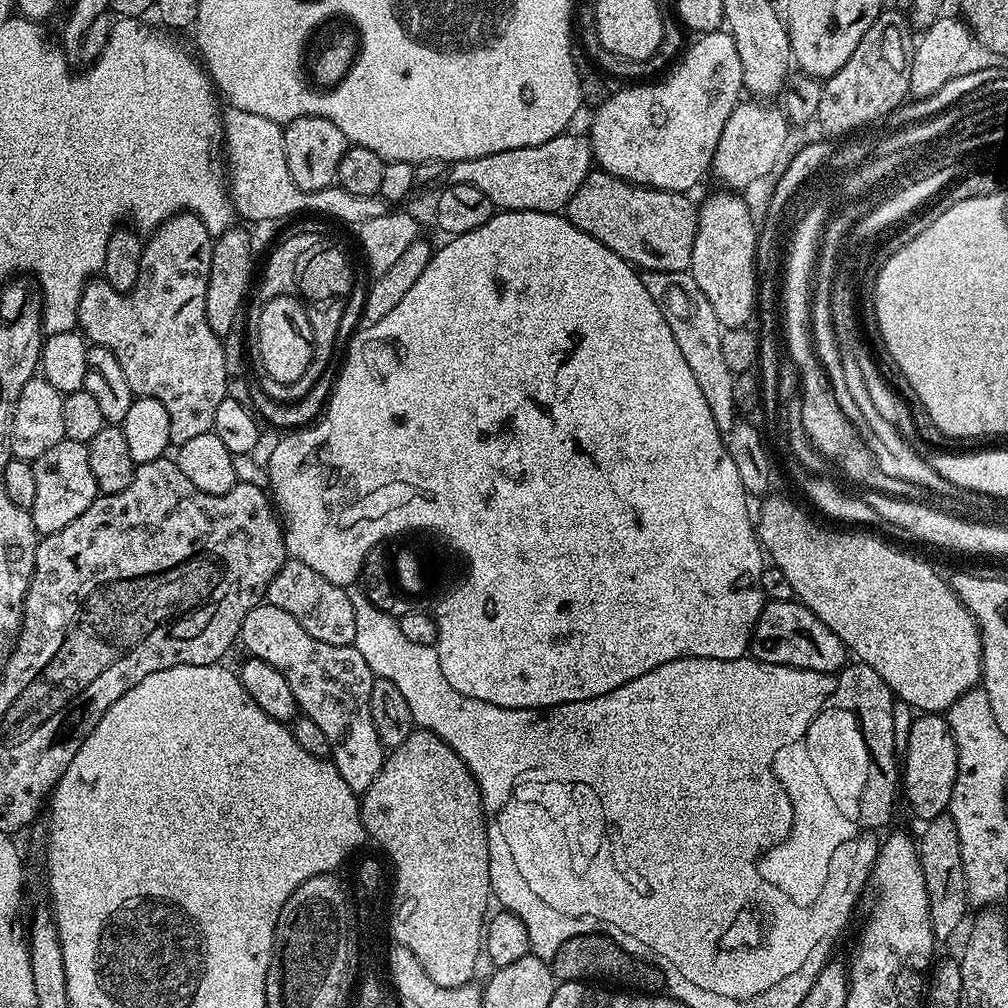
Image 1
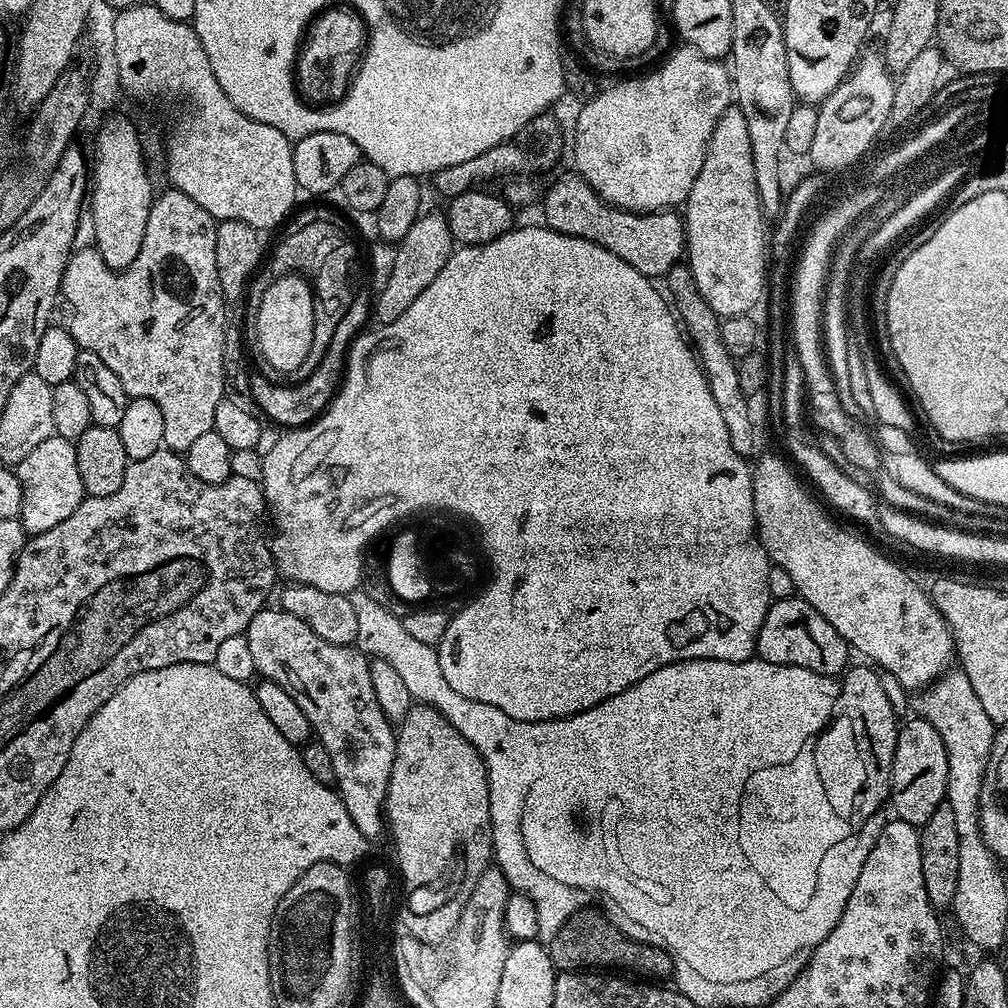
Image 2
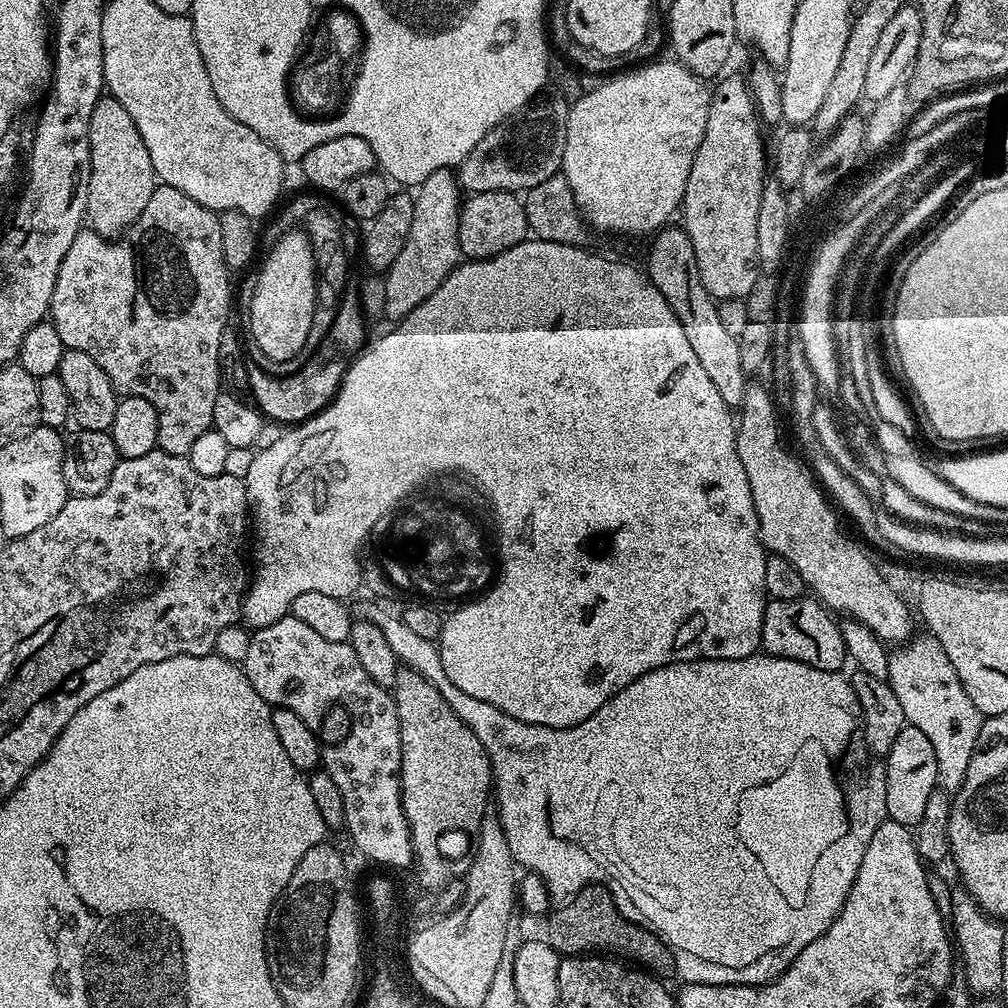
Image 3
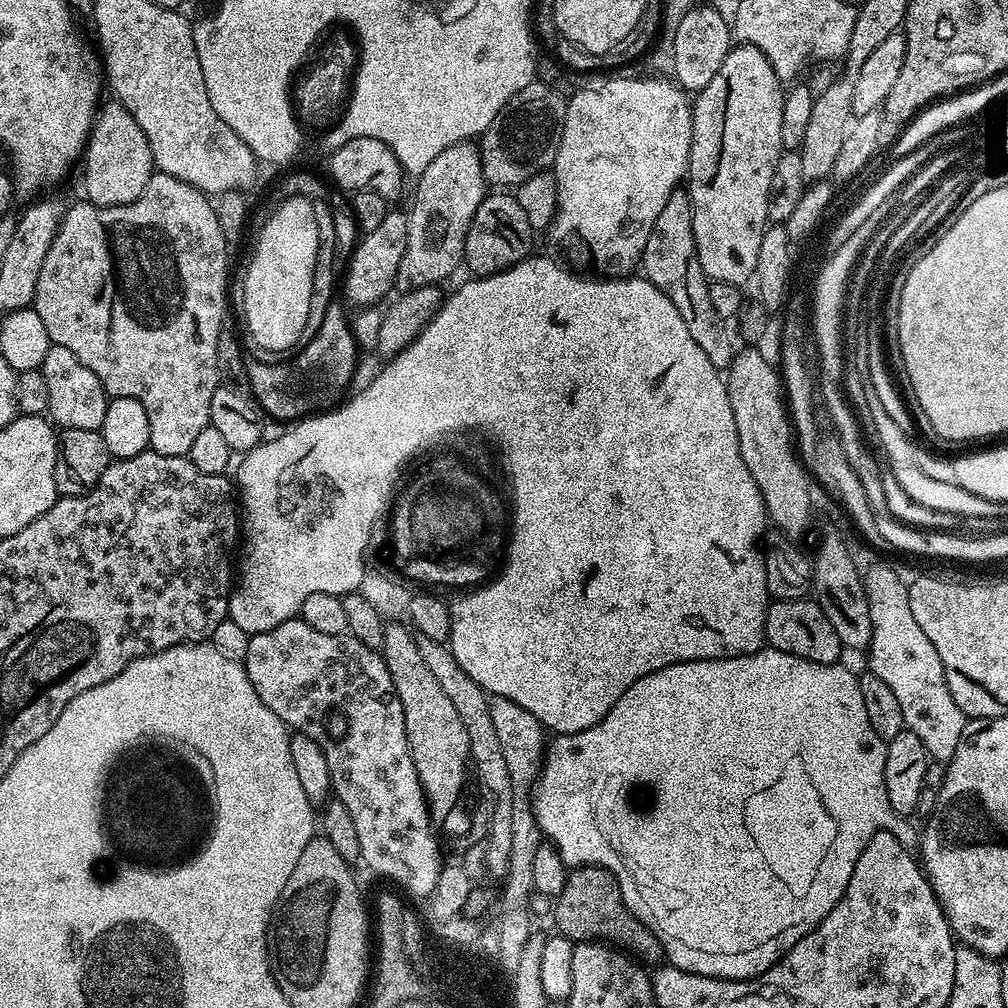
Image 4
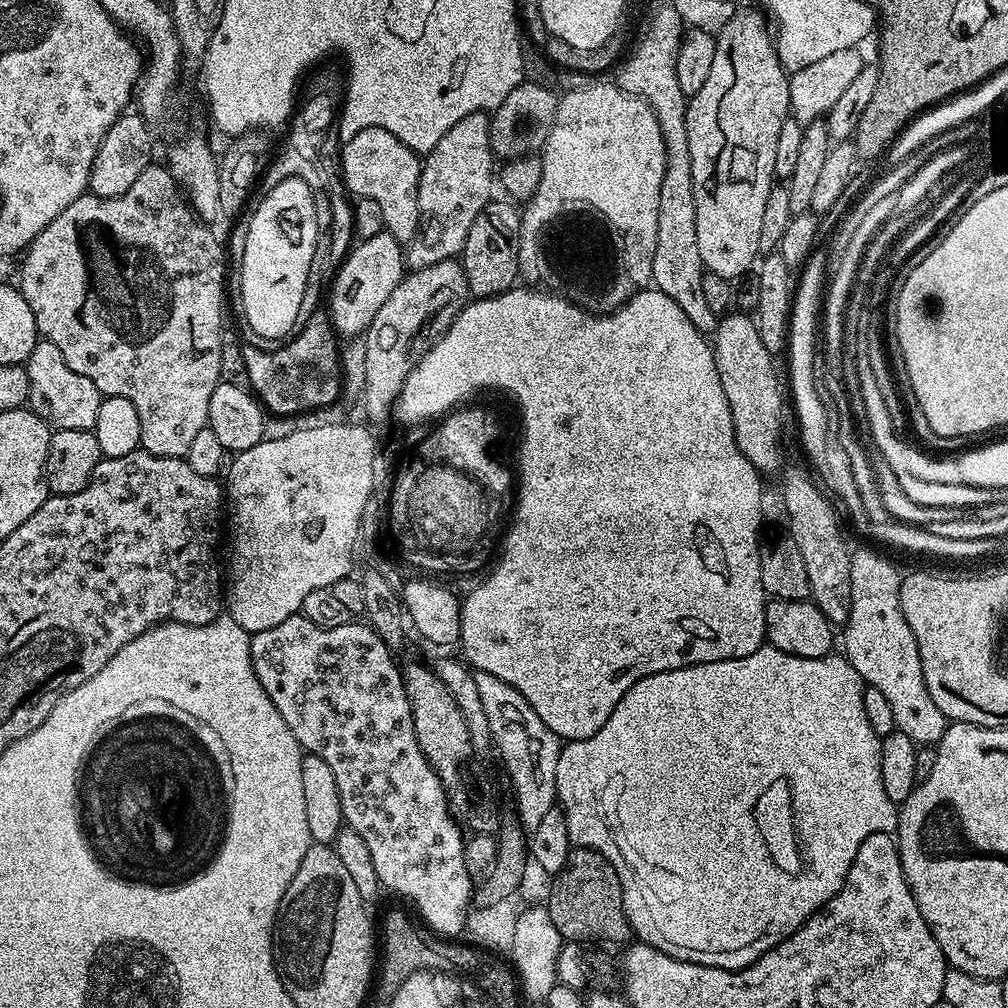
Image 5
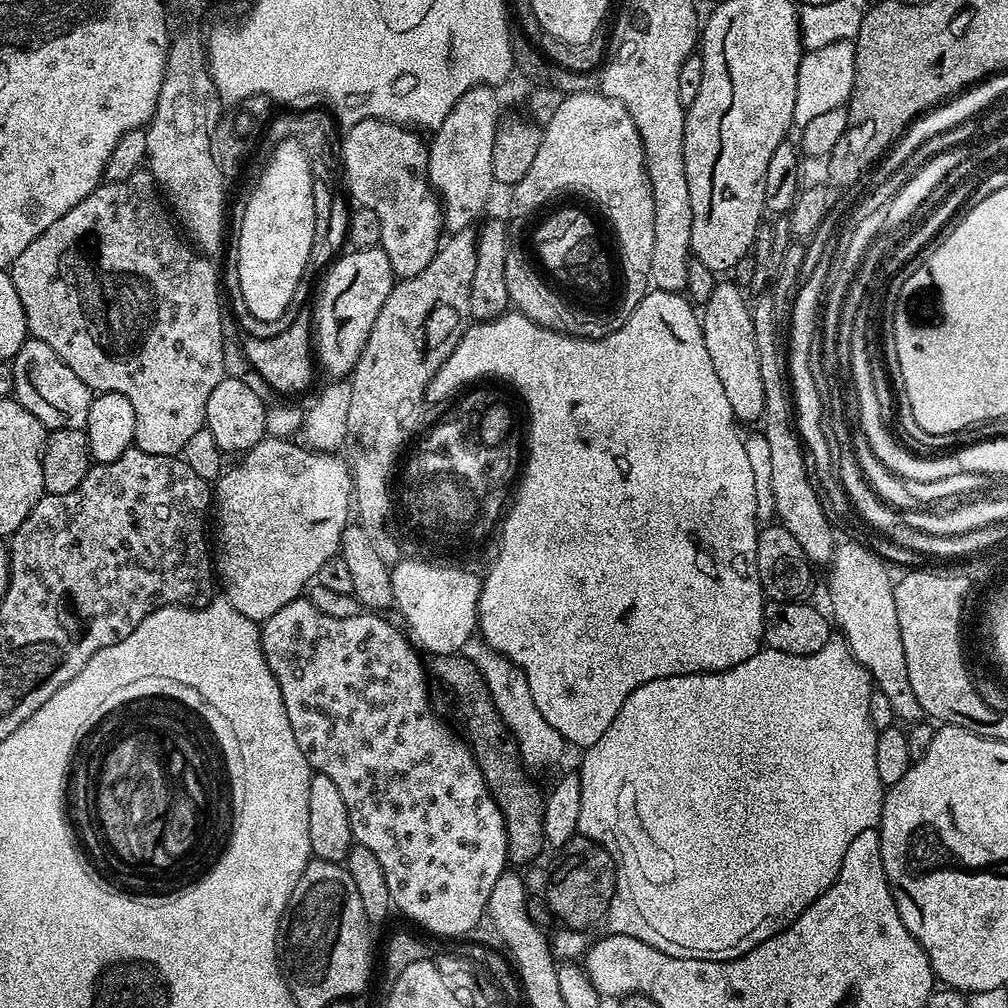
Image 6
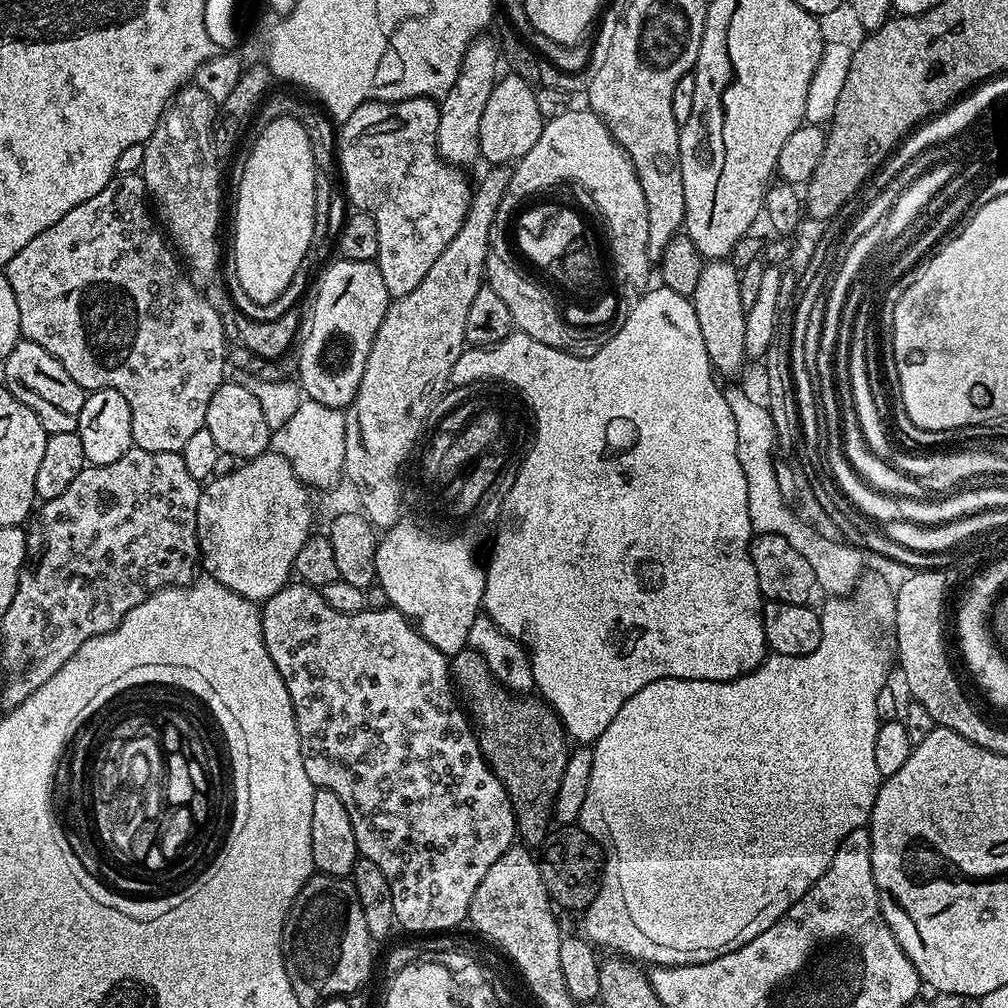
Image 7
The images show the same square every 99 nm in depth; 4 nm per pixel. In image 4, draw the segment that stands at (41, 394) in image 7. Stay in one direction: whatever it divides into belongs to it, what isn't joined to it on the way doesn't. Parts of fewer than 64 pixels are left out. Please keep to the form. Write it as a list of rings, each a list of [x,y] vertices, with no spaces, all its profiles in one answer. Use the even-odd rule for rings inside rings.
[[[53,344],[38,371],[43,374],[46,390],[50,394],[47,415],[51,423],[61,429],[73,428],[99,432],[102,418],[106,418],[106,406],[110,397],[104,391],[102,382],[98,382],[94,370],[82,366],[82,362],[78,362],[78,358],[74,358],[74,353],[66,350],[66,346]]]

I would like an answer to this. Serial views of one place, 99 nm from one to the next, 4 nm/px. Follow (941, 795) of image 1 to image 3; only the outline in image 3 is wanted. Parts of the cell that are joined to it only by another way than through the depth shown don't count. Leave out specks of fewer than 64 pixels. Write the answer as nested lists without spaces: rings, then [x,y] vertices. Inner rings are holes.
[[[905,723],[900,729],[898,738],[894,738],[894,746],[890,746],[888,755],[882,764],[884,781],[886,782],[886,810],[888,819],[902,822],[902,826],[915,829],[918,822],[922,822],[922,813],[926,810],[926,801],[930,794],[938,787],[938,758],[934,758],[934,746],[913,724]]]

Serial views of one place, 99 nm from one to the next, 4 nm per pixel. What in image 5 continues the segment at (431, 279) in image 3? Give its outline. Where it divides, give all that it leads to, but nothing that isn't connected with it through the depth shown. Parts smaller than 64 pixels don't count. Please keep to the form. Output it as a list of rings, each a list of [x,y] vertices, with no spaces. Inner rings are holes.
[[[471,112],[470,114],[466,114],[466,118],[454,122],[454,126],[450,126],[450,130],[446,130],[446,134],[442,134],[442,138],[438,138],[438,146],[434,146],[434,150],[423,157],[420,170],[420,185],[418,186],[420,226],[418,235],[414,241],[414,246],[412,246],[416,248],[409,247],[406,252],[406,264],[409,269],[415,270],[418,268],[425,268],[426,266],[434,266],[438,262],[457,259],[457,257],[463,253],[466,234],[470,234],[470,226],[474,226],[474,218],[478,218],[478,214],[483,208],[487,208],[490,201],[493,199],[492,184],[494,188],[494,168],[492,172],[492,163],[494,163],[494,157],[492,155],[492,147],[490,146],[490,119],[482,112]]]

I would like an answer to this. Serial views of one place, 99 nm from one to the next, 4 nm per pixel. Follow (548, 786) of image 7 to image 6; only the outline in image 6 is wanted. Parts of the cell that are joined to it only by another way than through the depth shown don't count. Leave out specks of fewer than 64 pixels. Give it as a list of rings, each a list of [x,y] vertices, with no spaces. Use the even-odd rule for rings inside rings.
[[[463,654],[455,656],[429,655],[426,668],[433,681],[441,680],[450,691],[456,695],[460,703],[460,720],[464,723],[463,735],[466,743],[472,749],[478,770],[482,770],[482,778],[498,806],[502,810],[502,818],[506,826],[508,839],[509,865],[527,866],[535,862],[546,848],[542,818],[544,817],[545,793],[531,780],[523,764],[520,763],[520,753],[516,751],[516,741],[508,727],[500,720],[498,710],[490,698],[490,692],[482,674],[467,660]]]

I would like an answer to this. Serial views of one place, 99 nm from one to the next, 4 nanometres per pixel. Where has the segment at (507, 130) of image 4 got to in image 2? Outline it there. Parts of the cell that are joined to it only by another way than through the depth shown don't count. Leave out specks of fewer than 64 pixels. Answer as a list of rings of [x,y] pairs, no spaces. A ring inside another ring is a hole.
[[[546,111],[541,116],[535,116],[518,134],[511,136],[509,140],[502,141],[498,146],[478,154],[478,158],[470,158],[470,162],[458,162],[458,166],[446,166],[442,170],[432,173],[430,183],[436,187],[436,192],[443,198],[451,198],[471,192],[477,186],[484,186],[487,180],[503,178],[532,178],[535,172],[544,172],[560,156],[560,151],[565,151],[566,140],[560,133],[560,124],[552,117],[551,111]]]

